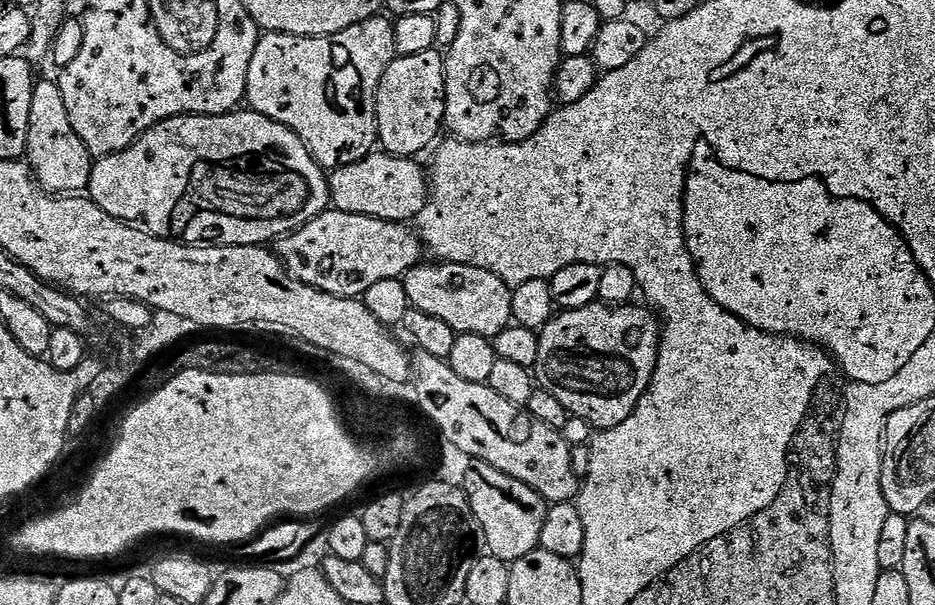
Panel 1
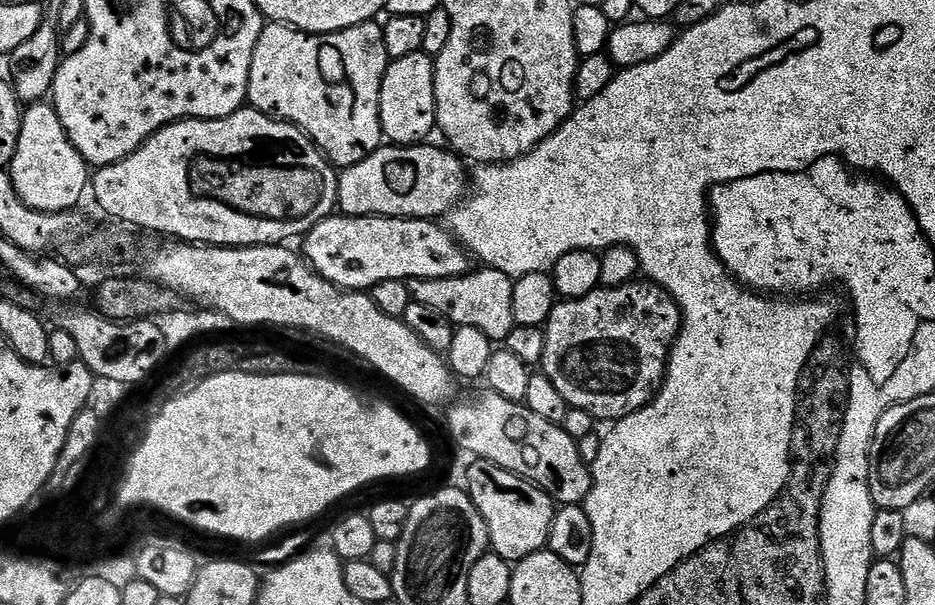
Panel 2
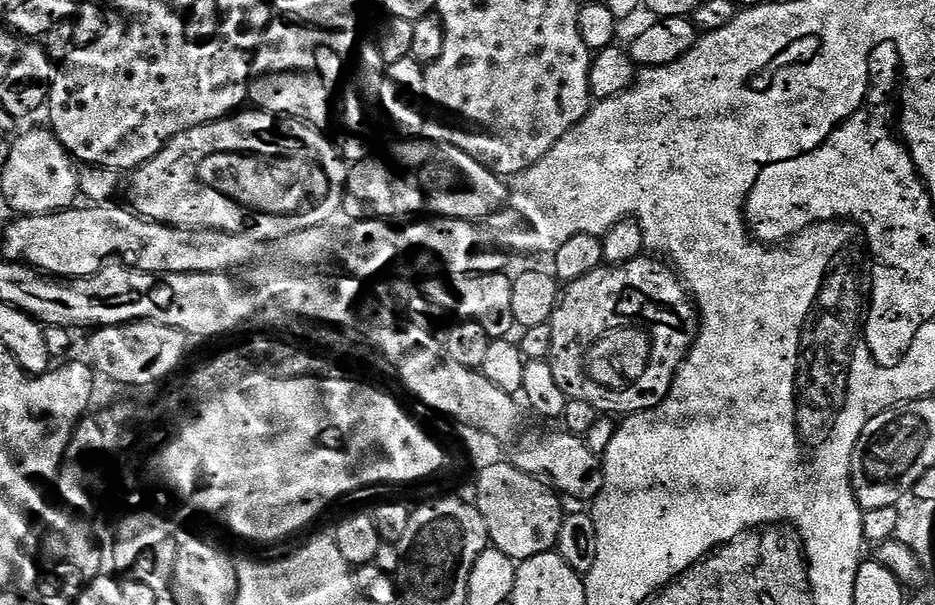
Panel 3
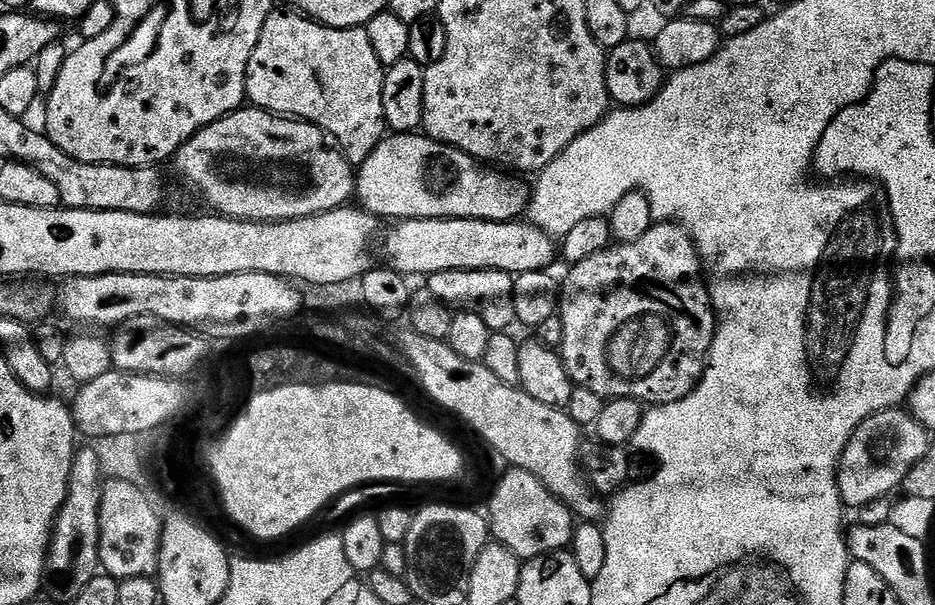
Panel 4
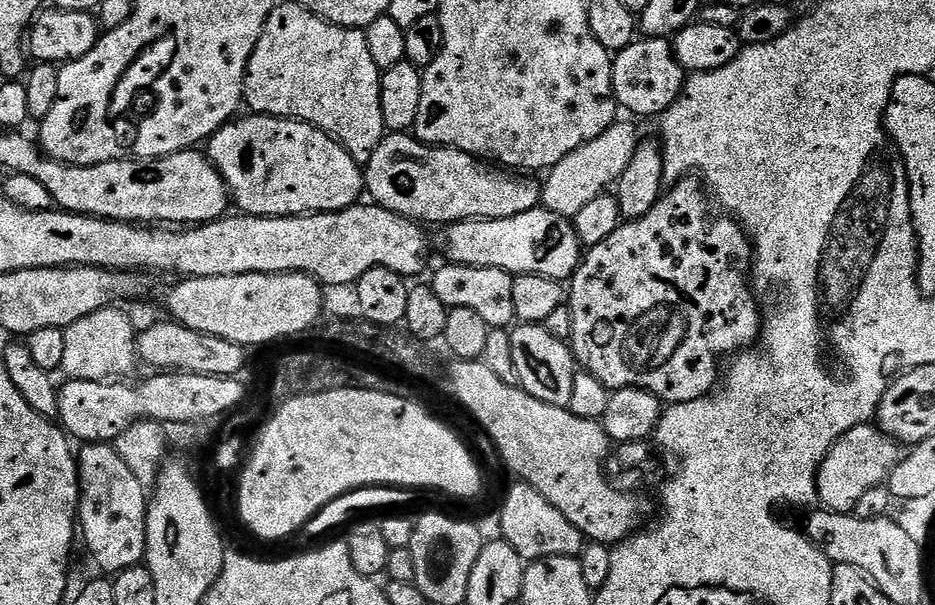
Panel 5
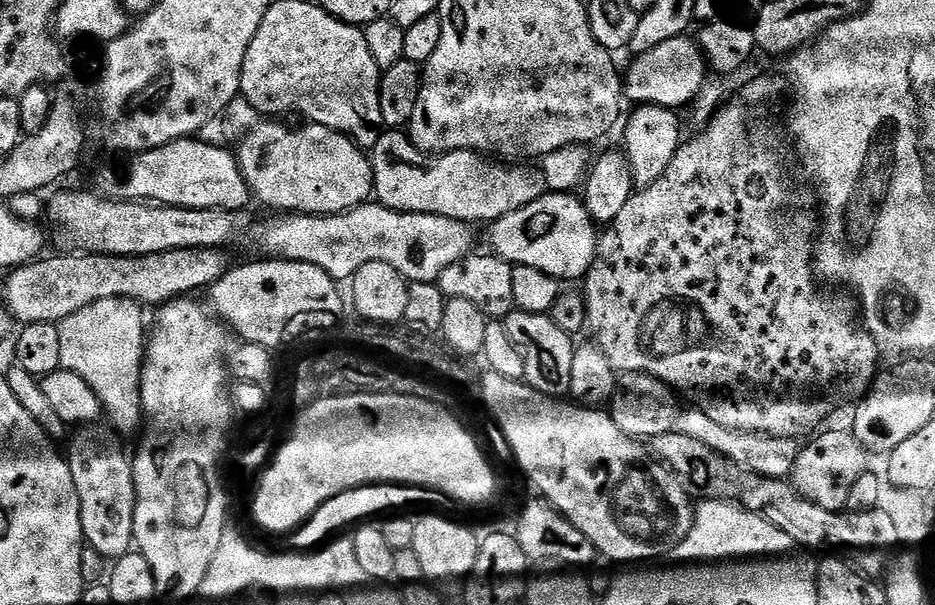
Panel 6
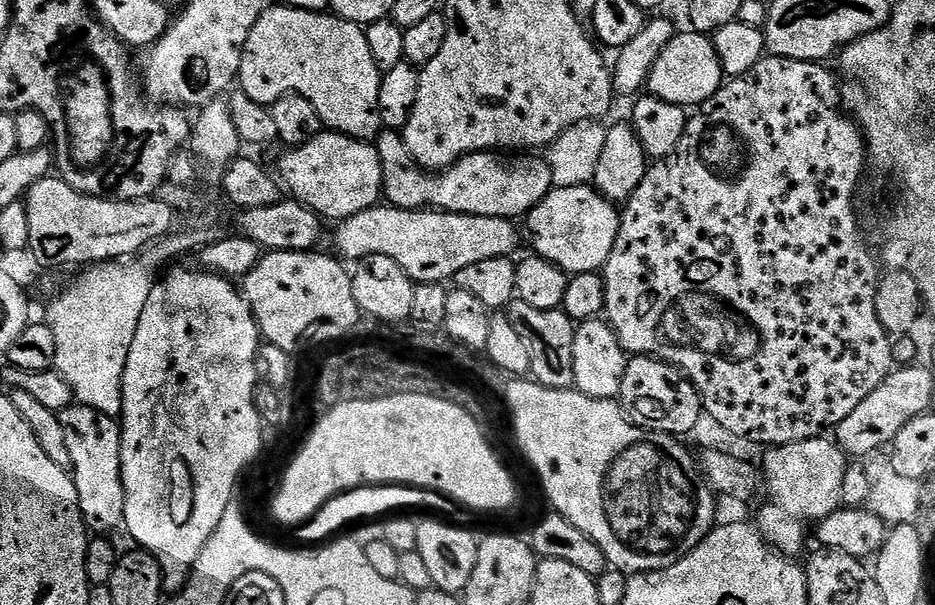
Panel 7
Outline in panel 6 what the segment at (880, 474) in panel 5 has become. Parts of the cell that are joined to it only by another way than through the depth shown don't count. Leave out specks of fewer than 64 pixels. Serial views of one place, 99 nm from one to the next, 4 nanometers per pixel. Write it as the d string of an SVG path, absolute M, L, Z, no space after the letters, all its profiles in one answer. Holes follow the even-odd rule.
M821 431L815 438L809 439L805 443L809 444L805 448L803 445L797 451L790 483L805 500L814 502L831 512L843 512L848 507L850 486L854 486L854 482L858 482L858 478L862 478L862 474L869 471L870 456L856 441L851 431L823 432Z

